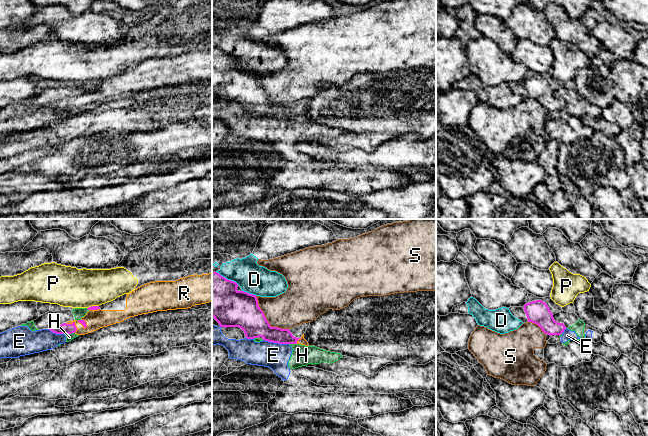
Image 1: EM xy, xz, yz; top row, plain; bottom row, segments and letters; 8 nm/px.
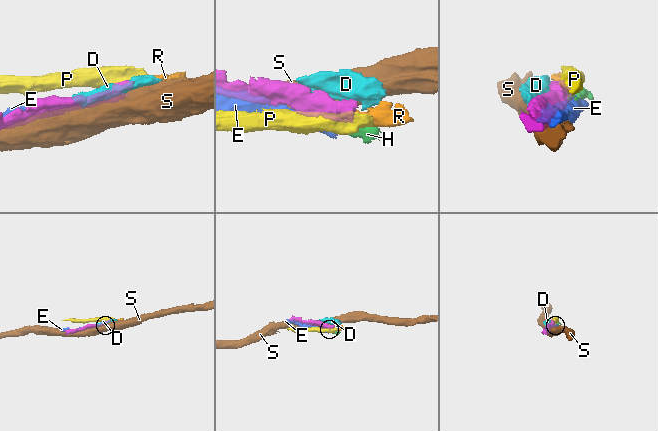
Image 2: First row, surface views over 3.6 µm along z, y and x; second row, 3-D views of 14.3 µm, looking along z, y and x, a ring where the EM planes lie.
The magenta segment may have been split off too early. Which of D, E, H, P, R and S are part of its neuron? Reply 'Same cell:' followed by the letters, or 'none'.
Same cell: R

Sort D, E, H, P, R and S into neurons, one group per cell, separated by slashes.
D / E H / P / R / S

